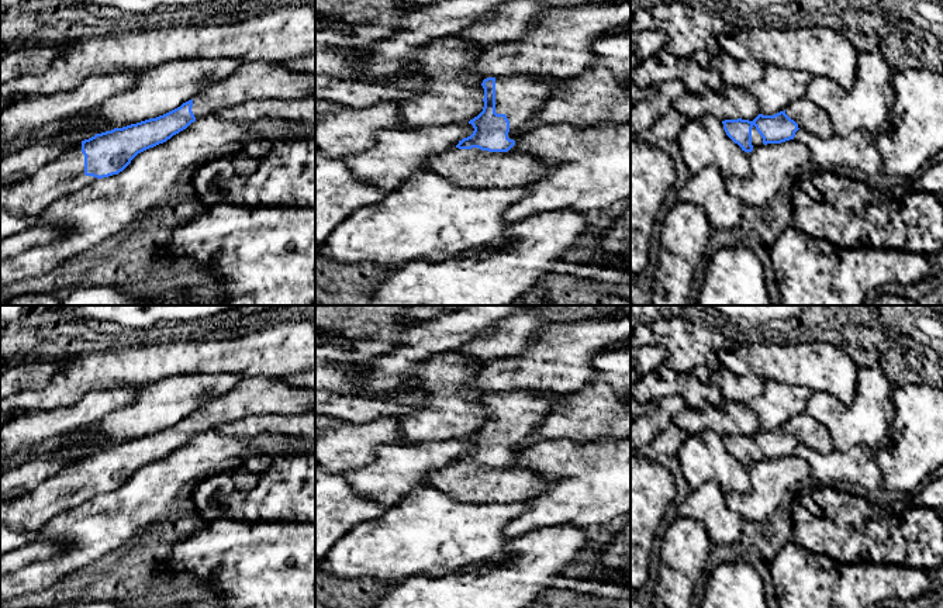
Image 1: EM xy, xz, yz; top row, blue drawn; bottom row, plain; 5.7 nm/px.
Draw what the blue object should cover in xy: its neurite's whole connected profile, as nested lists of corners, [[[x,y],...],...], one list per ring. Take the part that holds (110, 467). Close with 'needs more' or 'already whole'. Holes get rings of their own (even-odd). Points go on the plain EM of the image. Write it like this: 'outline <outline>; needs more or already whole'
outline [[[255,376],[241,380],[228,394],[204,403],[180,422],[137,439],[114,443],[77,457],[34,490],[8,501],[0,501],[0,556],[38,539],[44,525],[55,515],[73,509],[97,494],[122,487],[141,467],[166,457],[191,438],[208,429],[235,422],[249,415],[294,415],[315,411],[315,391],[294,387],[283,377]]]; needs more

